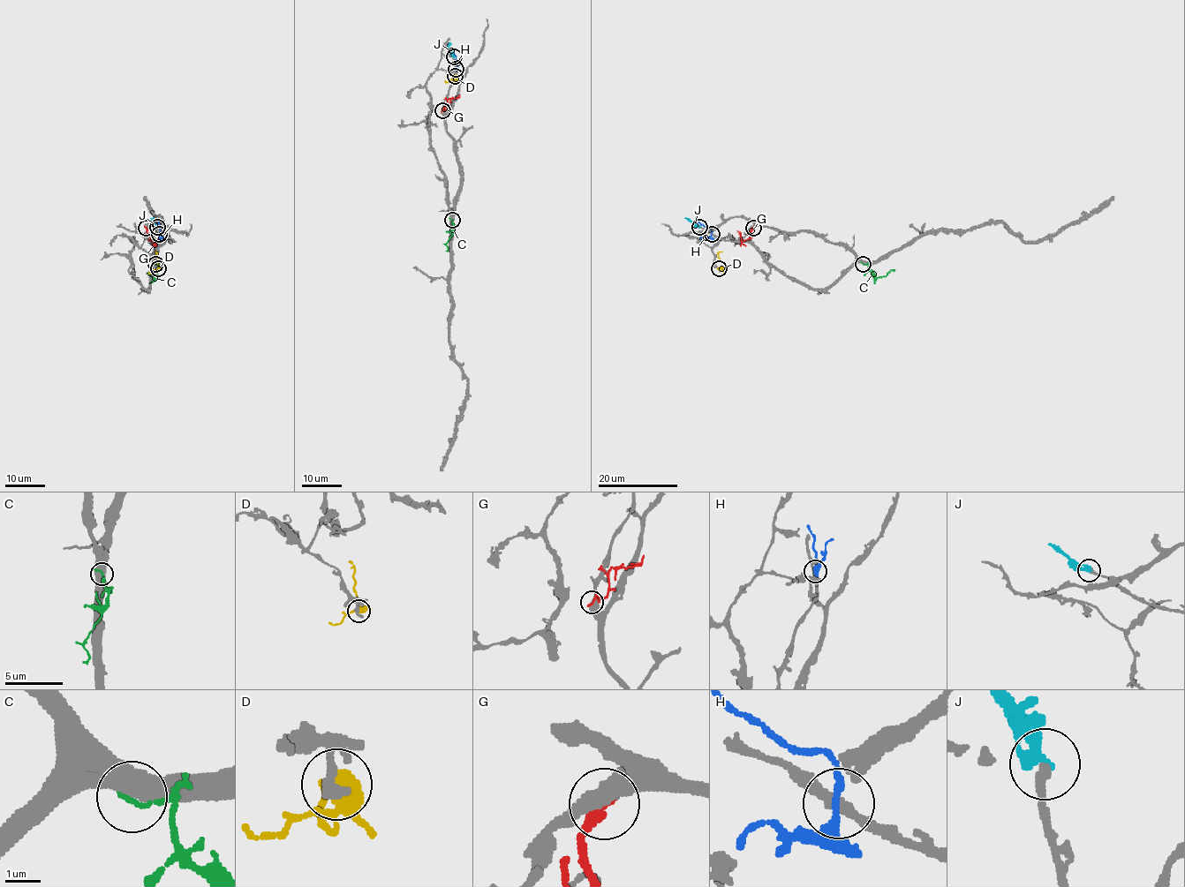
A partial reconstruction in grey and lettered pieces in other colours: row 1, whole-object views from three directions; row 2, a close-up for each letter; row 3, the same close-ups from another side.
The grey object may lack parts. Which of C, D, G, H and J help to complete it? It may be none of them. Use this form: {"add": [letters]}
{"add": ["J"]}

